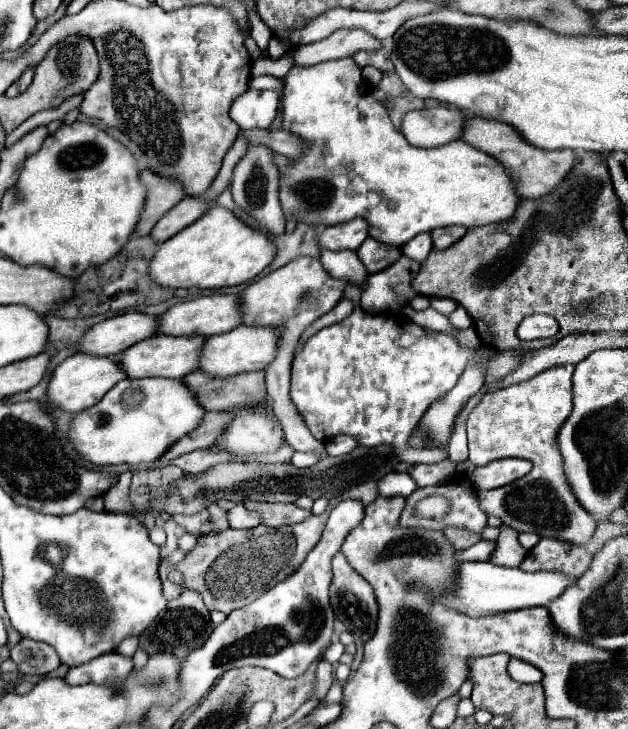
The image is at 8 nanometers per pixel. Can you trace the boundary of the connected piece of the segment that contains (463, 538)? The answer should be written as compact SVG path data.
M454 528L454 530L444 530L444 534L448 536L448 540L458 548L458 550L464 550L464 548L468 548L470 546L470 534L464 534L464 530L462 528Z

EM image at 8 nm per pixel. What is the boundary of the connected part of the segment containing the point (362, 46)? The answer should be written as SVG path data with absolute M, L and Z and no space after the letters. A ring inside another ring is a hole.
M352 28L352 30L338 30L332 36L314 44L296 46L292 52L292 58L294 58L294 64L298 66L310 66L310 64L330 60L330 58L352 56L358 50L376 52L380 48L382 48L380 40L376 40L372 34Z

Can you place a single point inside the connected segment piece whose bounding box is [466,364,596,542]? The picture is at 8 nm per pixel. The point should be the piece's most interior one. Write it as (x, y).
(522, 421)

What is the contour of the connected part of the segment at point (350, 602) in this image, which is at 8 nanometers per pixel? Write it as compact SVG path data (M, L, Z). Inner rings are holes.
M338 552L332 558L332 584L330 584L330 604L334 608L334 614L338 620L342 620L344 624L348 624L348 630L354 630L360 634L360 638L366 642L368 638L372 638L374 630L376 630L376 614L378 614L378 606L376 606L376 596L372 586L358 574L352 570L352 566L346 562L344 554Z

